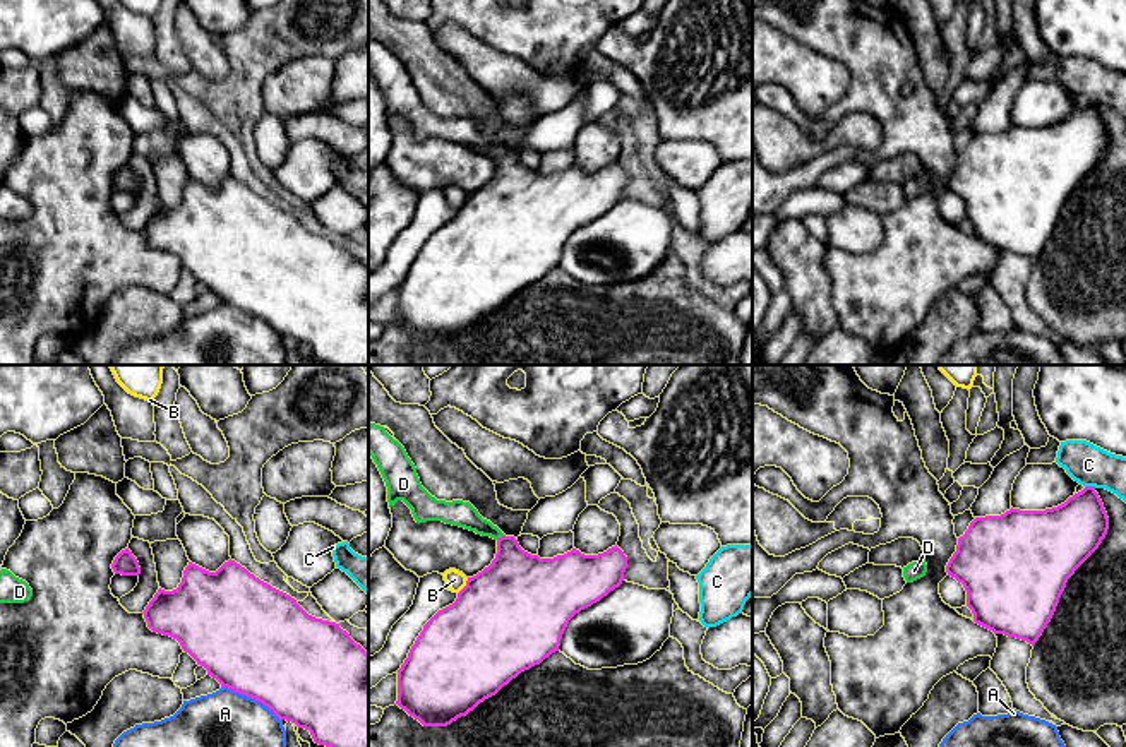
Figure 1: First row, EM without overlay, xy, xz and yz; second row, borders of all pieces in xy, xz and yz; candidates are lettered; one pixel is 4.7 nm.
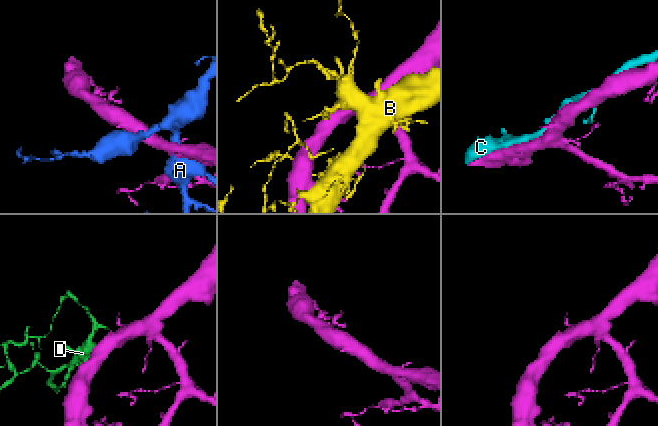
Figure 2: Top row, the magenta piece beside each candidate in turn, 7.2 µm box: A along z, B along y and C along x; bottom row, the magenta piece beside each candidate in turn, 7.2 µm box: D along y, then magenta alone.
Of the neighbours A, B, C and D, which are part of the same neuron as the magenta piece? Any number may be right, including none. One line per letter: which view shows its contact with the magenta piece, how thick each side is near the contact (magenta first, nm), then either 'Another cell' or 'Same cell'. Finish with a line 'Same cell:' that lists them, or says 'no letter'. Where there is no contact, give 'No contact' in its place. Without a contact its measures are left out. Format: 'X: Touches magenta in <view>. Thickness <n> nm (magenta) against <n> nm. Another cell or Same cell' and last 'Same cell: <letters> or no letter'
A: Touches magenta in xy. Thickness 500 nm (magenta) against 500 nm. Another cell
B: Touches magenta in xz. Thickness 500 nm (magenta) against 90 nm. Another cell
C: Touches magenta in yz. Thickness 280 nm (magenta) against 190 nm. Another cell
D: Touches magenta in xz. Thickness 320 nm (magenta) against 120 nm. Same cell
Same cell: D

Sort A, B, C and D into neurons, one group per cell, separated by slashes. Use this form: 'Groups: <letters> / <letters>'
Groups: A / B / C / D

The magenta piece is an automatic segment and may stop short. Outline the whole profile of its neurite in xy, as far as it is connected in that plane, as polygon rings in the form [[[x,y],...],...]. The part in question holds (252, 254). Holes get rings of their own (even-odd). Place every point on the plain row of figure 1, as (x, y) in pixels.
[[[230,175],[216,188],[189,178],[178,204],[159,204],[142,230],[153,248],[177,255],[221,303],[252,314],[279,336],[308,346],[315,360],[329,365],[368,365],[368,269],[339,240],[308,231],[295,214],[235,176]]]

